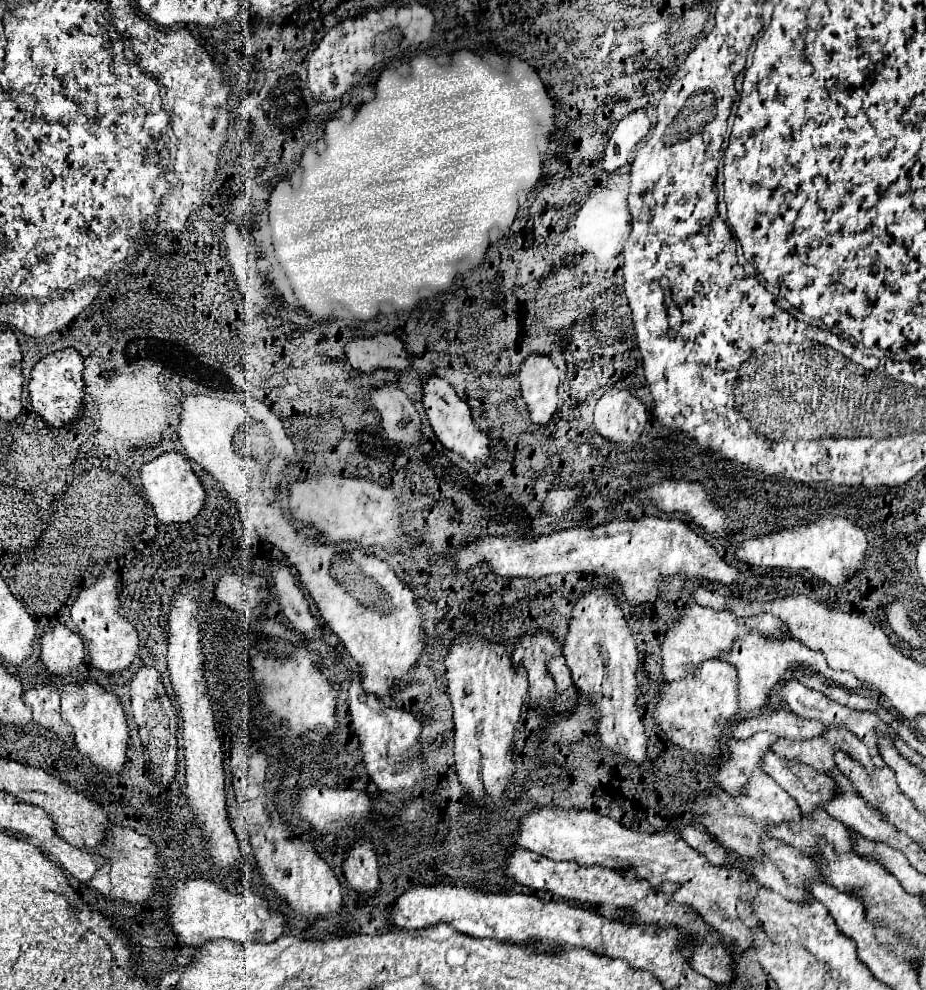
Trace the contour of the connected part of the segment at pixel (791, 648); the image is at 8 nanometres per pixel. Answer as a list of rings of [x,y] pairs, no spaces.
[[[751,629],[743,639],[737,639],[733,643],[731,651],[719,655],[719,661],[733,665],[737,671],[737,677],[739,677],[739,709],[743,715],[759,715],[759,711],[769,705],[769,693],[775,687],[775,679],[789,679],[791,671],[795,671],[797,667],[801,667],[803,671],[825,675],[827,681],[831,681],[839,687],[845,687],[845,689],[851,689],[851,691],[863,689],[859,679],[855,679],[851,673],[829,669],[825,657],[819,651],[805,647],[797,639],[779,641],[779,639],[775,639],[775,635],[767,635],[767,633],[761,633],[757,629]]]

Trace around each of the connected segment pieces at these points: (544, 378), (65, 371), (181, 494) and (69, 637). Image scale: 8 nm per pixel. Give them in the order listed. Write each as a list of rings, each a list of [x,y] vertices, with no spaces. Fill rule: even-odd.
[[[533,353],[521,365],[521,391],[529,407],[531,419],[539,425],[549,425],[557,411],[559,371],[549,355]]]
[[[63,349],[43,357],[31,371],[29,397],[33,411],[49,429],[73,429],[83,415],[83,357],[75,349]]]
[[[167,451],[157,459],[145,463],[141,467],[141,483],[145,489],[145,499],[151,503],[151,507],[157,513],[157,519],[163,525],[191,521],[203,509],[207,499],[201,479],[193,473],[189,461],[177,451]]]
[[[63,625],[49,627],[41,637],[41,659],[55,675],[73,675],[83,667],[83,643]]]

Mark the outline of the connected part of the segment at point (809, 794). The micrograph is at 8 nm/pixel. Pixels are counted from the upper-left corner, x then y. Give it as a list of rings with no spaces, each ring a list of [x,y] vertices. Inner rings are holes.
[[[767,751],[763,755],[763,767],[761,767],[771,779],[777,781],[779,787],[783,787],[801,807],[801,811],[813,811],[815,807],[823,807],[823,803],[833,797],[835,783],[829,781],[831,787],[821,787],[823,775],[819,775],[813,767],[805,767],[803,763],[789,761],[785,757],[775,755],[773,751]]]

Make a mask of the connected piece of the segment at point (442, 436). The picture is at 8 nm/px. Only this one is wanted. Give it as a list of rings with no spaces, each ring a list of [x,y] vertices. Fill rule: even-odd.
[[[435,375],[423,377],[423,407],[425,407],[425,413],[429,417],[431,429],[435,431],[435,435],[439,437],[439,441],[447,449],[463,455],[467,461],[473,461],[473,459],[487,461],[489,459],[489,441],[487,441],[487,437],[475,427],[475,423],[471,419],[469,405],[457,397],[455,389],[445,379],[439,379]]]

